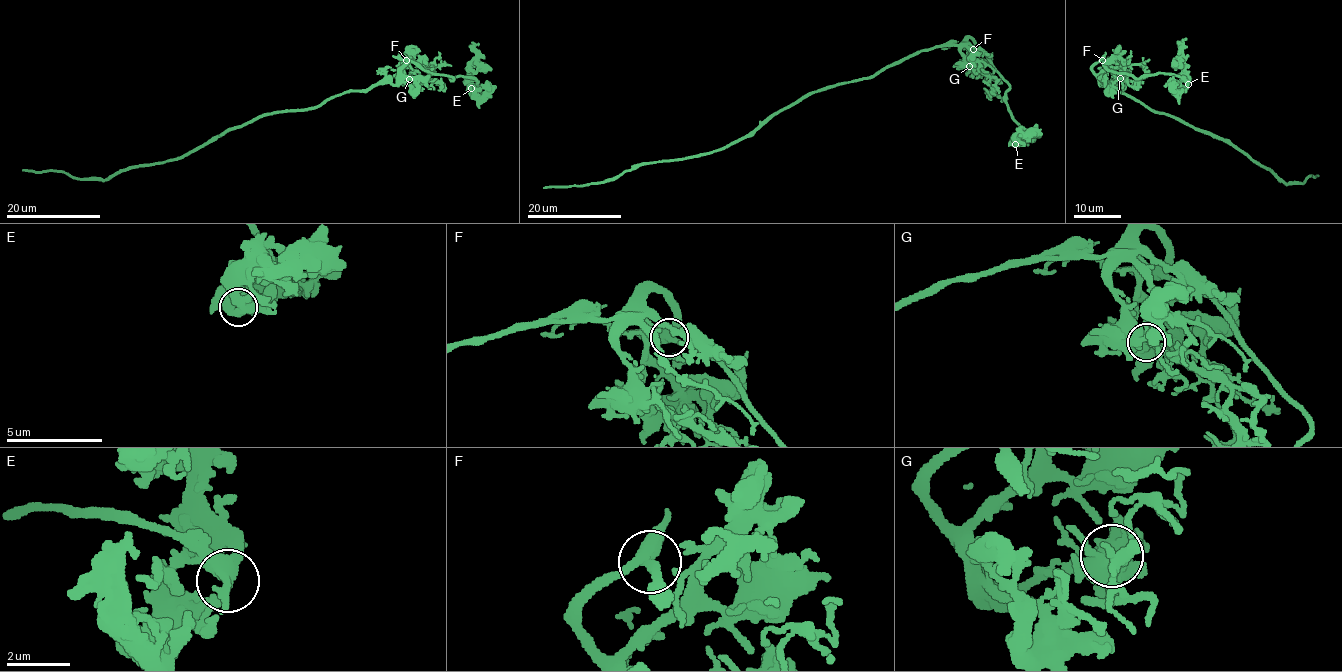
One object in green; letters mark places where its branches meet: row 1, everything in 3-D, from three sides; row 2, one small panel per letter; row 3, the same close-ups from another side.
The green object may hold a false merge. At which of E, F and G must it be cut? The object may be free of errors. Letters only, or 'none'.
none

